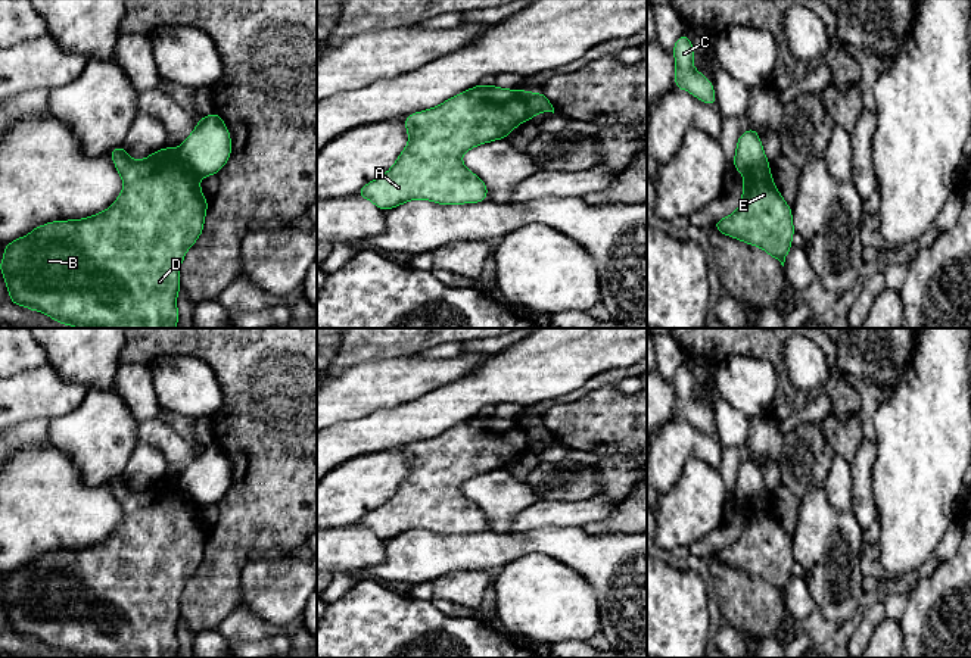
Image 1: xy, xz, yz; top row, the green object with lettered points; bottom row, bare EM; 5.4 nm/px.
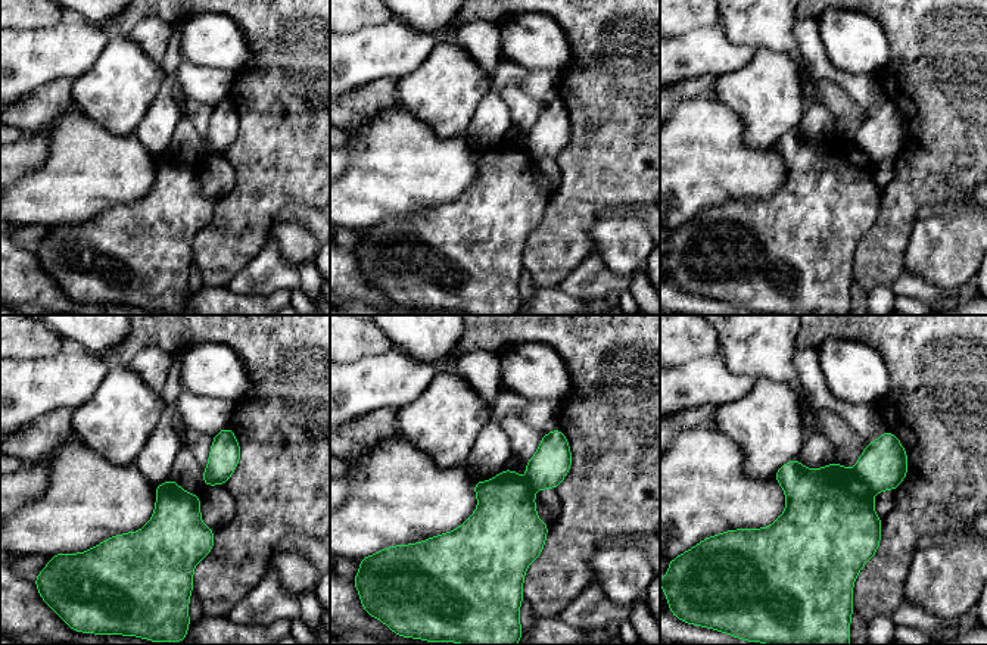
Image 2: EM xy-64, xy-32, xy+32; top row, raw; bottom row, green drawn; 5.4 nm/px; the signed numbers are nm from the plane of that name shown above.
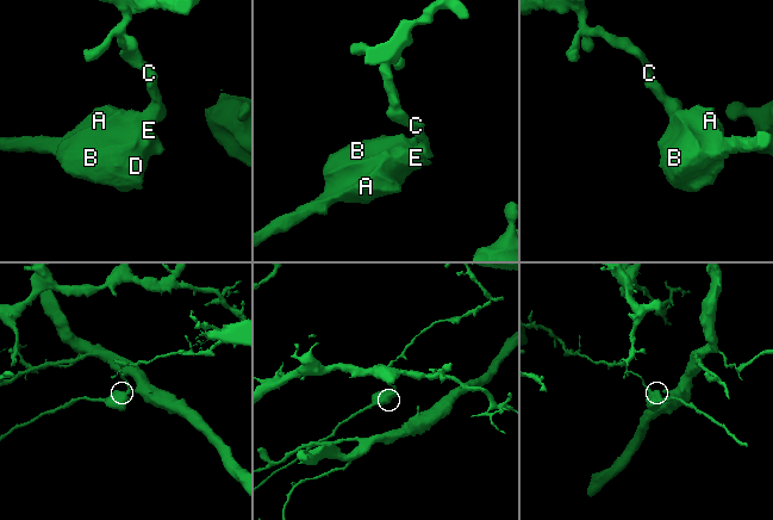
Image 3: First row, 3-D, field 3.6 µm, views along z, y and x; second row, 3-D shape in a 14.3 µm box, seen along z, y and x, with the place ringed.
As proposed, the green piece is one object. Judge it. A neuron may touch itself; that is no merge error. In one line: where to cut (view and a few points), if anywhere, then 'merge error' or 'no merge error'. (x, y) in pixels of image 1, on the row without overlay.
cut xz (517, 420), (525, 432), (529, 448); merge error

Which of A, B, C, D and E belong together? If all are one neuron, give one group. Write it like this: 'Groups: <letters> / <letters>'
Groups: A B D E / C

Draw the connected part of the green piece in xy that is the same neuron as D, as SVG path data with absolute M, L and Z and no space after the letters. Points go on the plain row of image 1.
M124 475L109 481L116 500L122 506L124 518L116 531L102 543L91 545L85 549L52 551L46 555L35 556L28 565L16 568L6 574L0 601L4 605L6 618L10 623L13 634L25 636L43 642L59 654L75 655L78 658L175 658L178 652L177 624L180 615L180 596L186 581L203 561L208 530L202 526L199 506L194 503L177 483L177 480L164 477L143 490L131 489Z

